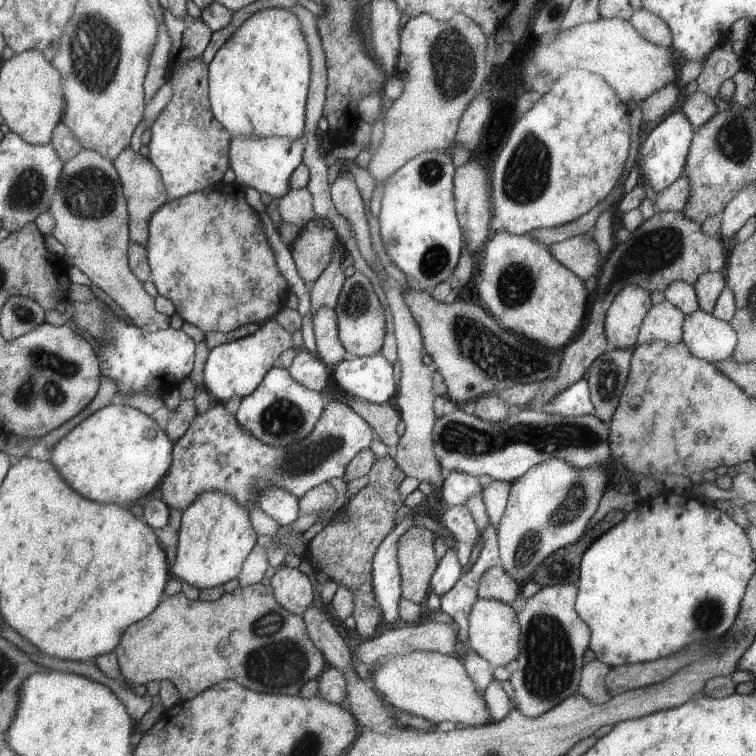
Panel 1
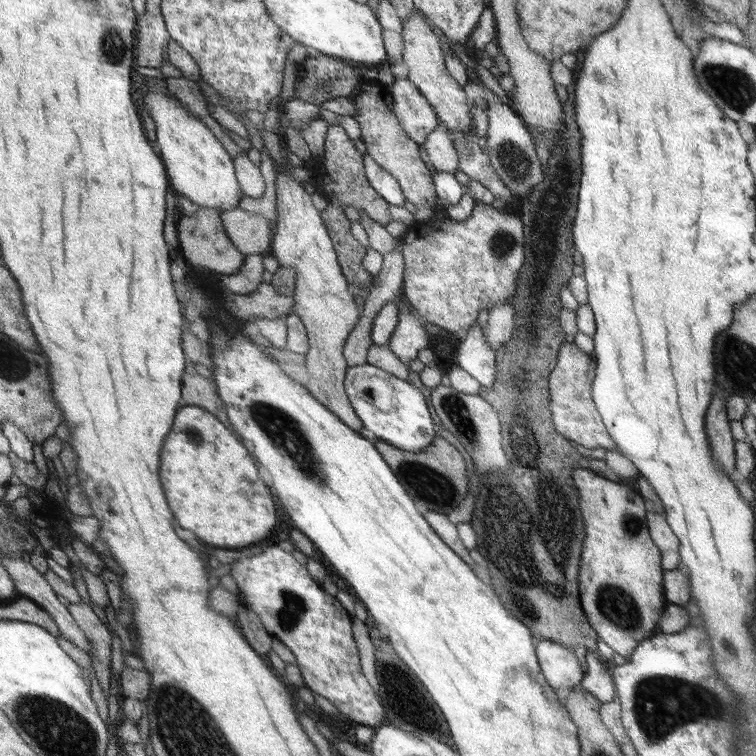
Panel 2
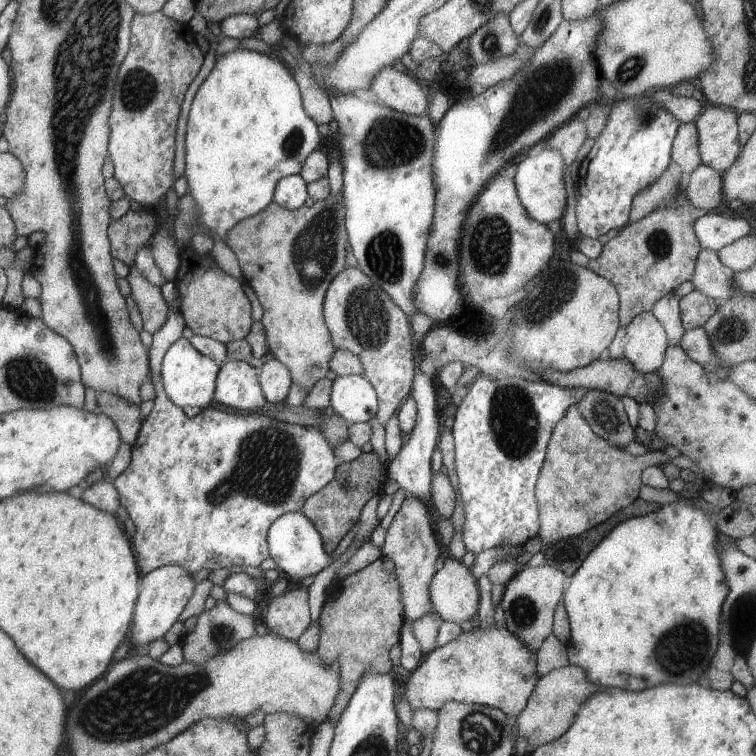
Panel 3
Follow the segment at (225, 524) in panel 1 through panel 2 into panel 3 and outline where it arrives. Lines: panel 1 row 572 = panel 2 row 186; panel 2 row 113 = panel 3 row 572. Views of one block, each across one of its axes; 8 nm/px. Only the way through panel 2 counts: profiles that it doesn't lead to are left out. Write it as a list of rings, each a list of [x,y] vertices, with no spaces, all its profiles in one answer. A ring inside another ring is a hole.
[[[175,564],[159,566],[141,576],[142,587],[139,589],[139,600],[135,604],[135,616],[131,620],[131,632],[129,632],[131,652],[145,653],[147,644],[152,640],[161,639],[171,624],[177,621],[183,606],[193,594],[191,580],[193,577],[189,578],[187,572]]]

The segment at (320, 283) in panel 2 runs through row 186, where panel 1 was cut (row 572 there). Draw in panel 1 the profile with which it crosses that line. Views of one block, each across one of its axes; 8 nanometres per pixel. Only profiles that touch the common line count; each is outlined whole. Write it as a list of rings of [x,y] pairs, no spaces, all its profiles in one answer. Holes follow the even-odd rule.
[[[282,565],[271,576],[270,588],[275,600],[293,616],[303,616],[313,600],[313,588],[309,578],[297,568]]]

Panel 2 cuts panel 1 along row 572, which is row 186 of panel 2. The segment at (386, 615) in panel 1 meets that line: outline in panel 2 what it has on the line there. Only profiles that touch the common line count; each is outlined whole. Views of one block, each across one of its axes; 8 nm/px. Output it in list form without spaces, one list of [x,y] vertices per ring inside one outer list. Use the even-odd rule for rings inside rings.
[[[365,156],[365,172],[366,179],[373,187],[379,196],[391,206],[403,206],[405,196],[402,194],[402,189],[398,186],[398,182],[387,174],[381,166],[377,166],[374,159]]]

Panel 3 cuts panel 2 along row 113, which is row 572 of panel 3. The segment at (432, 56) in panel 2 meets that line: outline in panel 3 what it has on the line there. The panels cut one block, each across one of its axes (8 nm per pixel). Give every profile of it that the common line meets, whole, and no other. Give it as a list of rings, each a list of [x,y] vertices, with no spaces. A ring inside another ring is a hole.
[[[447,558],[429,580],[429,600],[432,609],[445,622],[461,624],[477,610],[477,586],[469,570]]]

